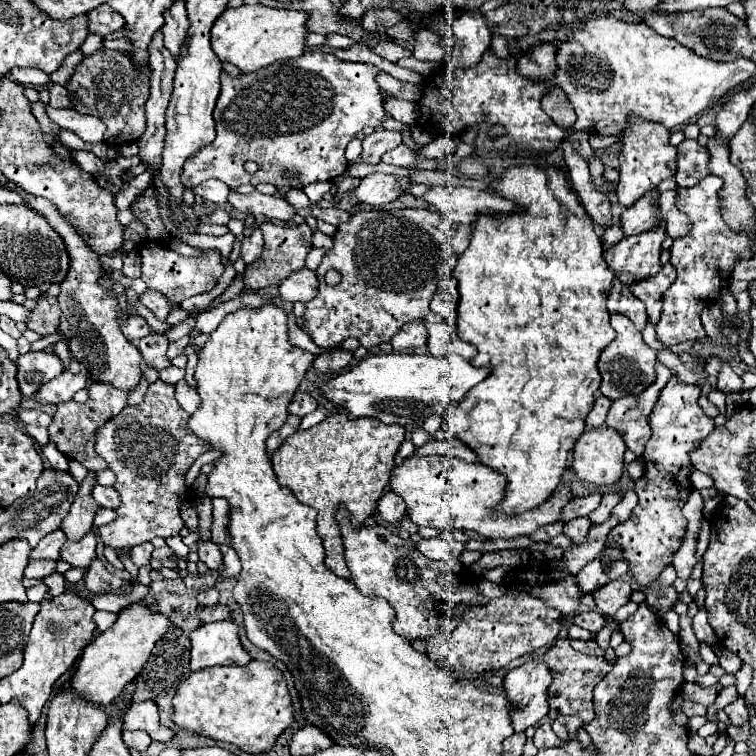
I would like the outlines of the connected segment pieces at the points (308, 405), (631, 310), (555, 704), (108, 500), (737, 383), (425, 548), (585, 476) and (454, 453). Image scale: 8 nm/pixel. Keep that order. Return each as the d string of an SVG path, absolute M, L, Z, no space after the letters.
M296 393L292 403L290 403L290 407L288 407L288 413L296 415L296 417L304 417L304 415L316 411L316 407L318 407L318 403L316 403L316 399L312 395Z
M614 281L614 287L612 287L612 293L608 295L608 311L614 315L614 313L620 313L620 315L626 315L638 331L644 331L646 327L646 309L642 305L642 301L638 301L630 289L626 289L624 285L620 285L620 281Z
M558 639L552 643L550 651L538 655L532 655L534 661L550 663L548 669L552 673L552 685L548 687L548 701L550 701L550 713L548 717L554 719L558 715L576 715L584 723L590 723L594 719L594 707L592 707L592 689L594 685L612 669L612 665L606 661L606 657L590 657L580 651L574 651L568 643L568 639Z
M96 483L94 489L92 489L92 497L94 497L102 507L116 509L116 507L120 505L120 495L116 493L114 487L104 487L104 485Z
M724 363L722 369L720 369L720 373L718 373L716 387L720 391L724 391L724 393L734 393L734 391L738 391L742 387L742 379L732 371L732 367L728 363Z
M422 539L418 545L418 551L434 561L442 561L442 559L460 559L460 553L464 551L464 545L458 541L446 541L446 539Z
M606 425L586 431L574 447L572 469L584 485L614 485L624 471L626 445Z
M444 439L444 441L428 441L422 447L414 449L414 455L446 455L446 457L458 457L464 461L476 461L476 453L462 445L458 439Z

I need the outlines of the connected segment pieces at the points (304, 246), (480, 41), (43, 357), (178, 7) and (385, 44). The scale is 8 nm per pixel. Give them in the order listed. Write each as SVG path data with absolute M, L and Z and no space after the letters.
M264 223L260 229L264 233L264 243L266 243L264 253L258 261L248 265L248 271L243 274L245 286L253 290L278 285L290 275L290 269L304 269L308 249L312 249L312 233L314 233L306 223L296 227L288 227L282 223Z
M466 11L454 23L454 47L447 52L443 61L448 69L474 67L480 63L484 49L490 47L492 33L486 25L484 15Z
M30 351L24 355L18 355L18 387L20 393L30 399L36 395L36 391L48 383L50 379L54 379L56 375L60 375L64 371L62 361L58 359L58 355L54 351Z
M184 1L172 3L172 7L164 13L164 17L166 17L166 23L164 23L164 27L162 27L164 45L166 45L166 49L168 49L174 57L180 57L184 37L188 35L188 17L186 17Z
M382 41L382 43L378 43L372 51L374 51L376 55L392 61L392 63L396 63L398 59L412 57L412 51L404 49L402 45L398 45L398 43L394 43L394 41Z

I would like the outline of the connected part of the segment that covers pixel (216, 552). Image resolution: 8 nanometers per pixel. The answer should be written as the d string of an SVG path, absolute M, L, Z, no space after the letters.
M210 541L208 543L198 543L198 555L200 555L200 561L206 563L206 567L210 571L220 571L224 567L220 549L214 543L210 543Z

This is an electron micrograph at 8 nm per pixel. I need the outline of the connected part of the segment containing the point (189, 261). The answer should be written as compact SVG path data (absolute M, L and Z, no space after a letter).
M146 239L138 245L138 253L142 257L142 281L150 289L164 293L166 299L176 301L176 303L182 303L184 299L188 299L192 295L206 293L210 287L216 285L216 279L222 275L220 253L216 249L206 251L206 255L202 255L202 257L184 257L178 253L174 253L174 257L170 257L170 251L166 247L162 247L158 241Z

